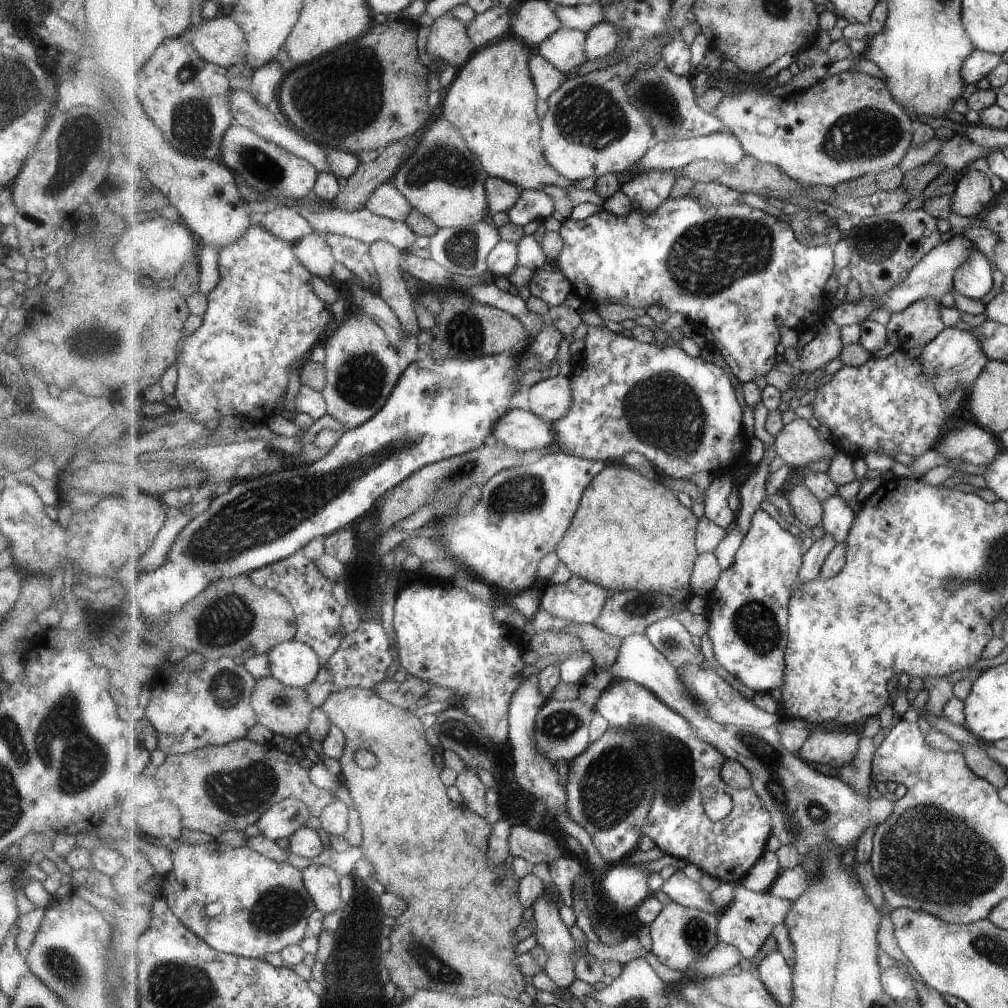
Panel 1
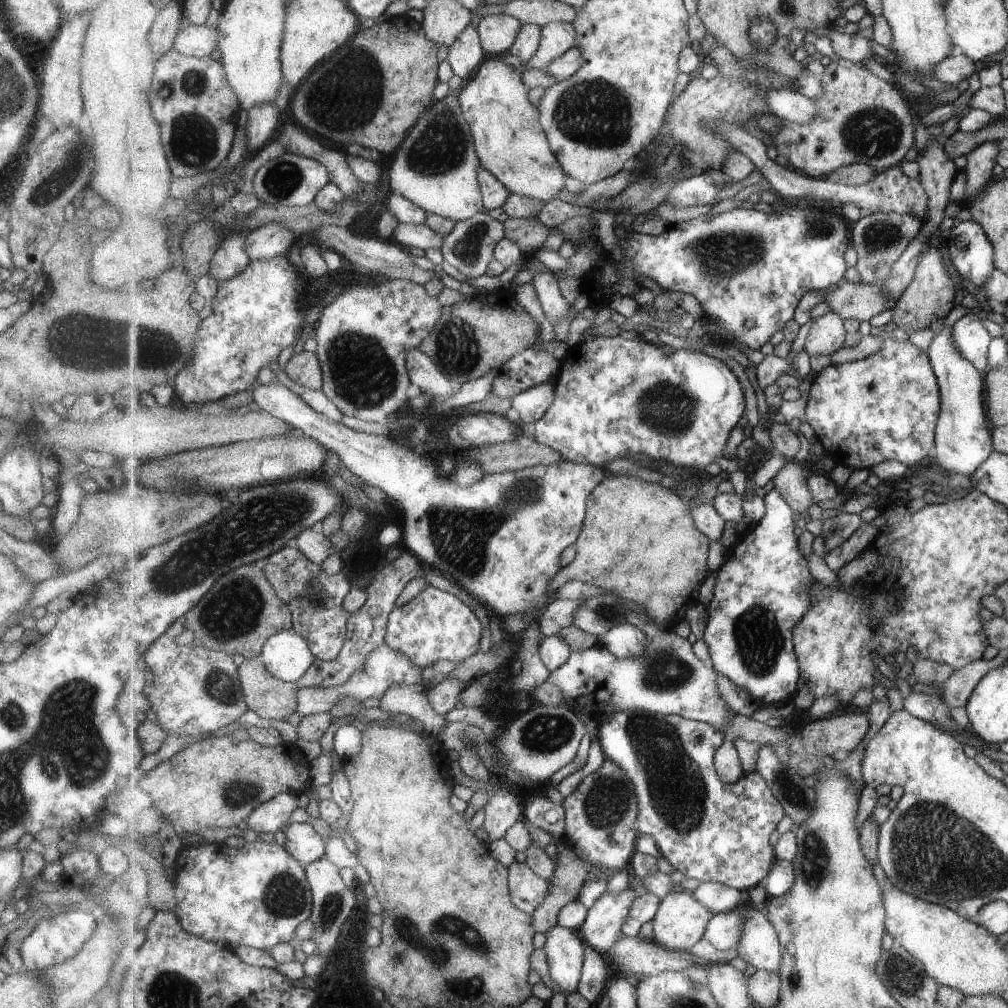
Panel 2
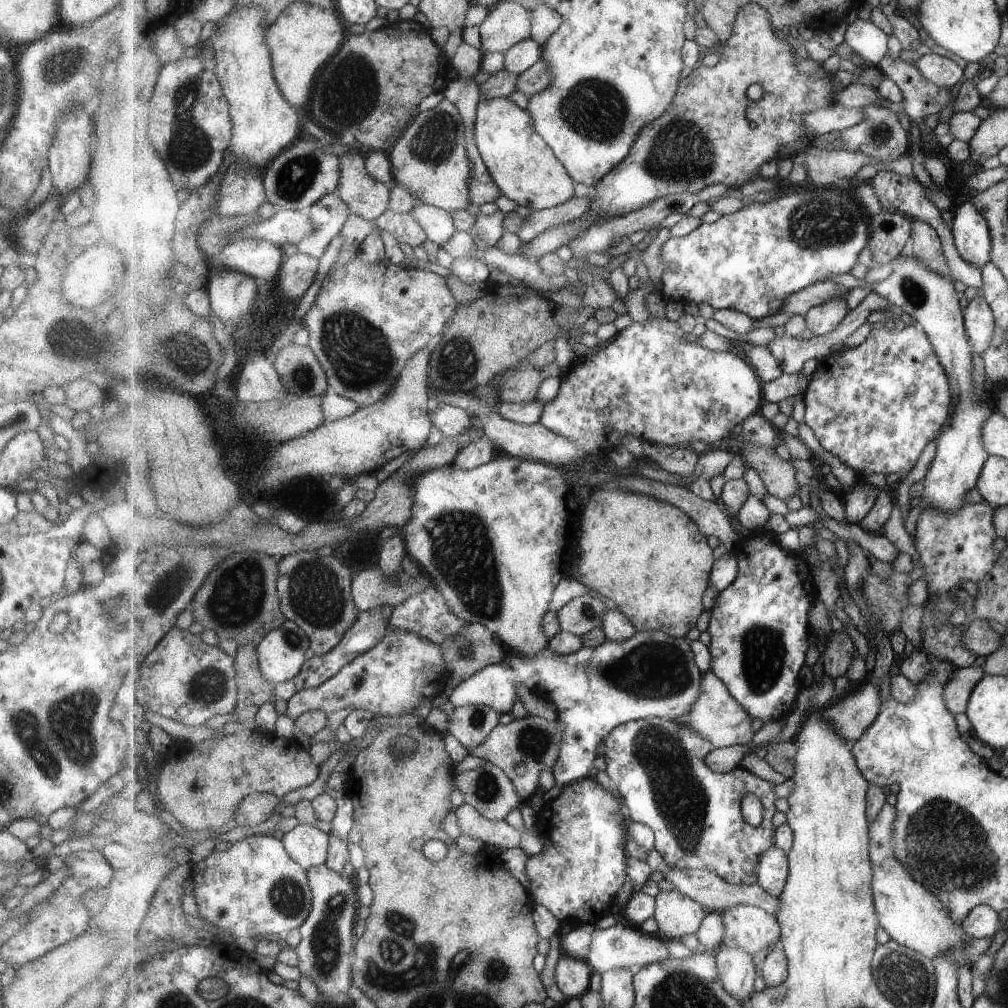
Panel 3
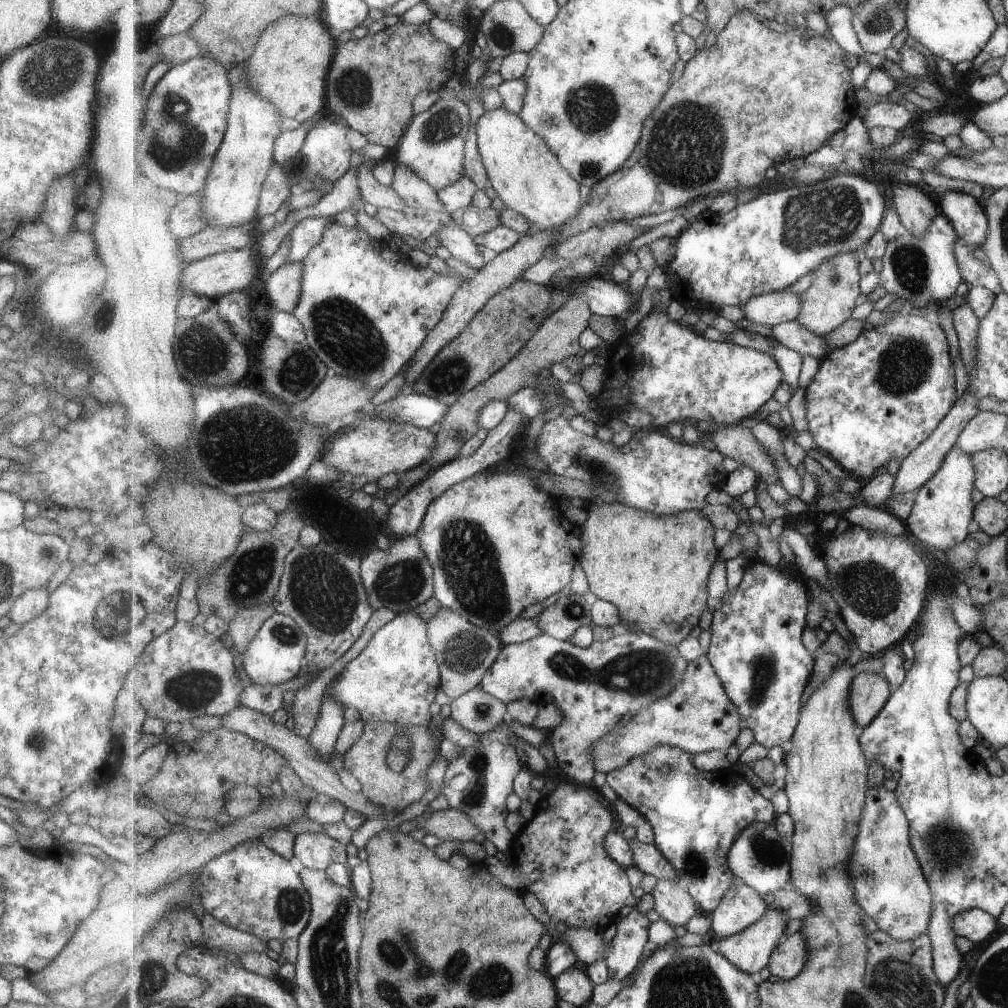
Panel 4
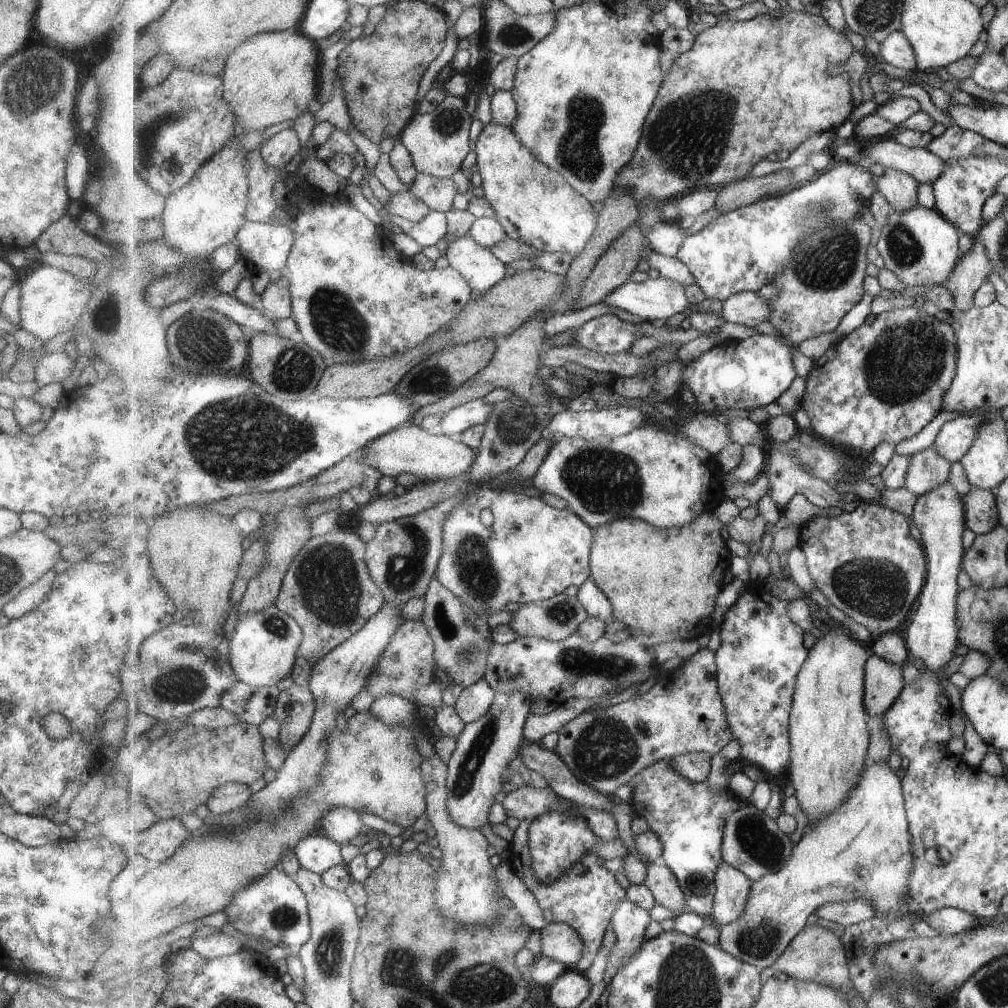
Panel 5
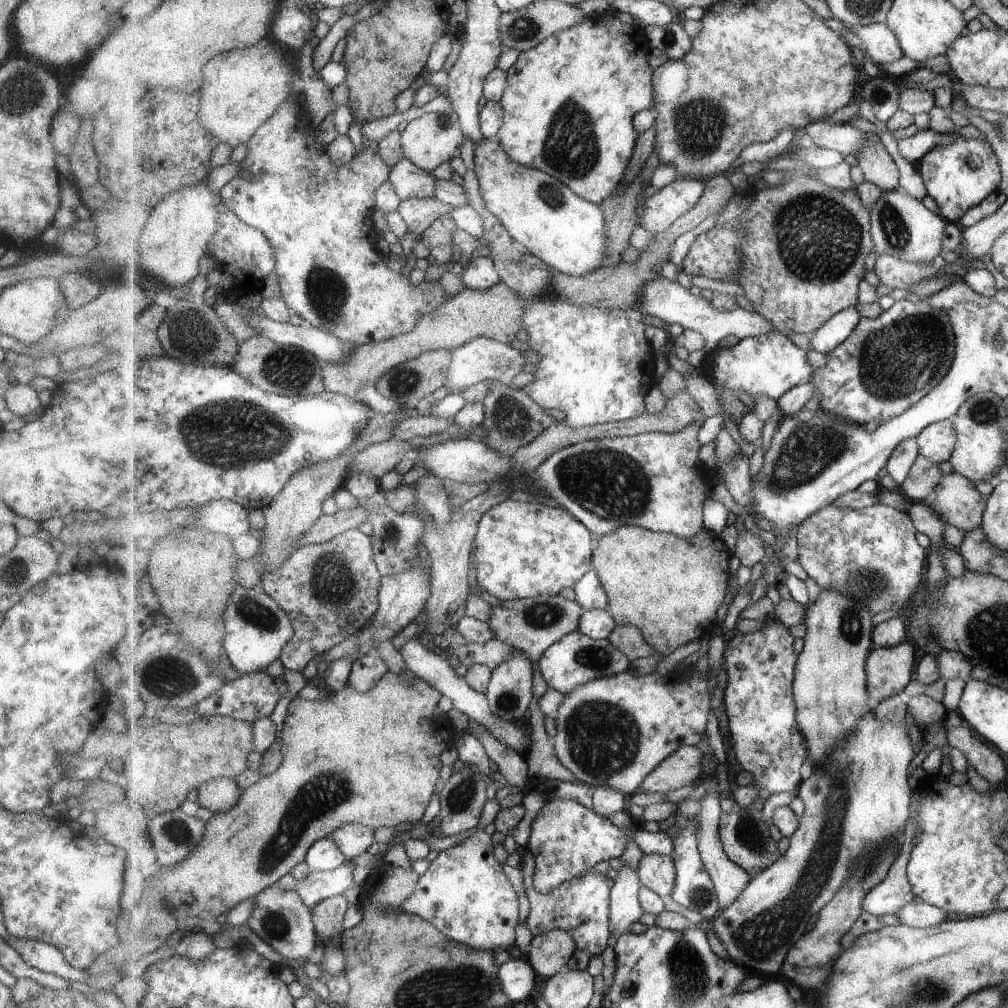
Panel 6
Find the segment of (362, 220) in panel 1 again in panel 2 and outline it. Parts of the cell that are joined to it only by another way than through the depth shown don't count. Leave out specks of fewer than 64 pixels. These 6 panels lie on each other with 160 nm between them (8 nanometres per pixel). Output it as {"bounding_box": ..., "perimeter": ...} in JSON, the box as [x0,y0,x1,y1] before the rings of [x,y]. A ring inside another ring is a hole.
{"bounding_box":[393,222,445,251],"perimeter":[[[400,222],[393,231],[393,238],[395,244],[408,251],[413,248],[420,248],[424,251],[427,248],[439,249],[445,237],[437,234],[425,223],[418,225]]]}

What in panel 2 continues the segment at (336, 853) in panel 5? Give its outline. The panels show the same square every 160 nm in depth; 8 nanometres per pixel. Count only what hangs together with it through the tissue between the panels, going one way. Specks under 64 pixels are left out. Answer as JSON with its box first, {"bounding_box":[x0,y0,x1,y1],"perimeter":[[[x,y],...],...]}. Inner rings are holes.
{"bounding_box":[284,823,325,866],"perimeter":[[[291,823],[284,834],[286,849],[304,866],[325,857],[325,840],[313,824]]]}

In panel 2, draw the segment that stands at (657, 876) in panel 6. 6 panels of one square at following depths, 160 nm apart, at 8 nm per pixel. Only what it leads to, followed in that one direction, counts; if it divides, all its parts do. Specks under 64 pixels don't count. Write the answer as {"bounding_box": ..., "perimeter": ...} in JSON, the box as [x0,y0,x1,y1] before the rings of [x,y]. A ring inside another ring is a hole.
{"bounding_box":[652,892,714,951],"perimeter":[[[673,892],[662,899],[652,920],[653,940],[676,951],[690,951],[704,938],[714,912],[684,892]]]}

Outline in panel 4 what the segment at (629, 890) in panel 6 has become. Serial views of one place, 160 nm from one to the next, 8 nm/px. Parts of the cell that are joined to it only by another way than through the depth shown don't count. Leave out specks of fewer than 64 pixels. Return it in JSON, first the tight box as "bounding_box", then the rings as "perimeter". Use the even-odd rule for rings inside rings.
{"bounding_box":[606,906,651,981],"perimeter":[[[637,906],[617,923],[617,934],[606,958],[611,979],[620,981],[635,972],[648,949],[651,923]]]}

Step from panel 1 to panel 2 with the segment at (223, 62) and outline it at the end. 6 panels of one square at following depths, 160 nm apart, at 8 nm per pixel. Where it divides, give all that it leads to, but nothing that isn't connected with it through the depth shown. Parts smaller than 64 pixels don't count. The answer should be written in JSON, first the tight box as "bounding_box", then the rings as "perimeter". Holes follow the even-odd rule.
{"bounding_box":[173,25,220,57],"perimeter":[[[183,25],[173,49],[192,57],[209,57],[220,45],[220,34],[218,27],[202,25]]]}

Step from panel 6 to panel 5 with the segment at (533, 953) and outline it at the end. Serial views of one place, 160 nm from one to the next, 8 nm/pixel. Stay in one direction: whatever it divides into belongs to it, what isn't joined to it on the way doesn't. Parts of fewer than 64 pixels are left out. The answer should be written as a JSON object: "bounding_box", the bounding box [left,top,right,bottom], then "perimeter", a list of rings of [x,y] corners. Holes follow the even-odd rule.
{"bounding_box":[537,923,585,969],"perimeter":[[[549,923],[540,934],[541,950],[537,956],[552,958],[567,969],[573,968],[583,958],[585,941],[570,924]]]}

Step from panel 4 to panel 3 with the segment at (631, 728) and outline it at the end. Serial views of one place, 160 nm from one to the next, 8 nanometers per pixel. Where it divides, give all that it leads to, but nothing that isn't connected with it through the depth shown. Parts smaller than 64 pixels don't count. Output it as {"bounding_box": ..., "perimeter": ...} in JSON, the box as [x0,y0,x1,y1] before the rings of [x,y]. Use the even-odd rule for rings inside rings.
{"bounding_box":[677,673,756,749],"perimeter":[[[707,673],[704,677],[704,690],[696,704],[692,706],[692,712],[678,719],[677,722],[687,723],[701,736],[708,738],[715,749],[735,745],[751,746],[750,742],[756,732],[751,714],[741,706],[740,702],[737,702],[728,686],[715,673]]]}

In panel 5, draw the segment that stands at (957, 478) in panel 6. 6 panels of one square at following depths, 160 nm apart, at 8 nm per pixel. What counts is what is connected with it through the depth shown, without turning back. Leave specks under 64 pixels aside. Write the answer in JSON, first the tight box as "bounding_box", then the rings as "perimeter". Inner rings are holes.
{"bounding_box":[964,486,1000,535],"perimeter":[[[971,486],[964,496],[966,508],[966,526],[978,535],[992,532],[1000,524],[1000,510],[996,495],[989,489]]]}

